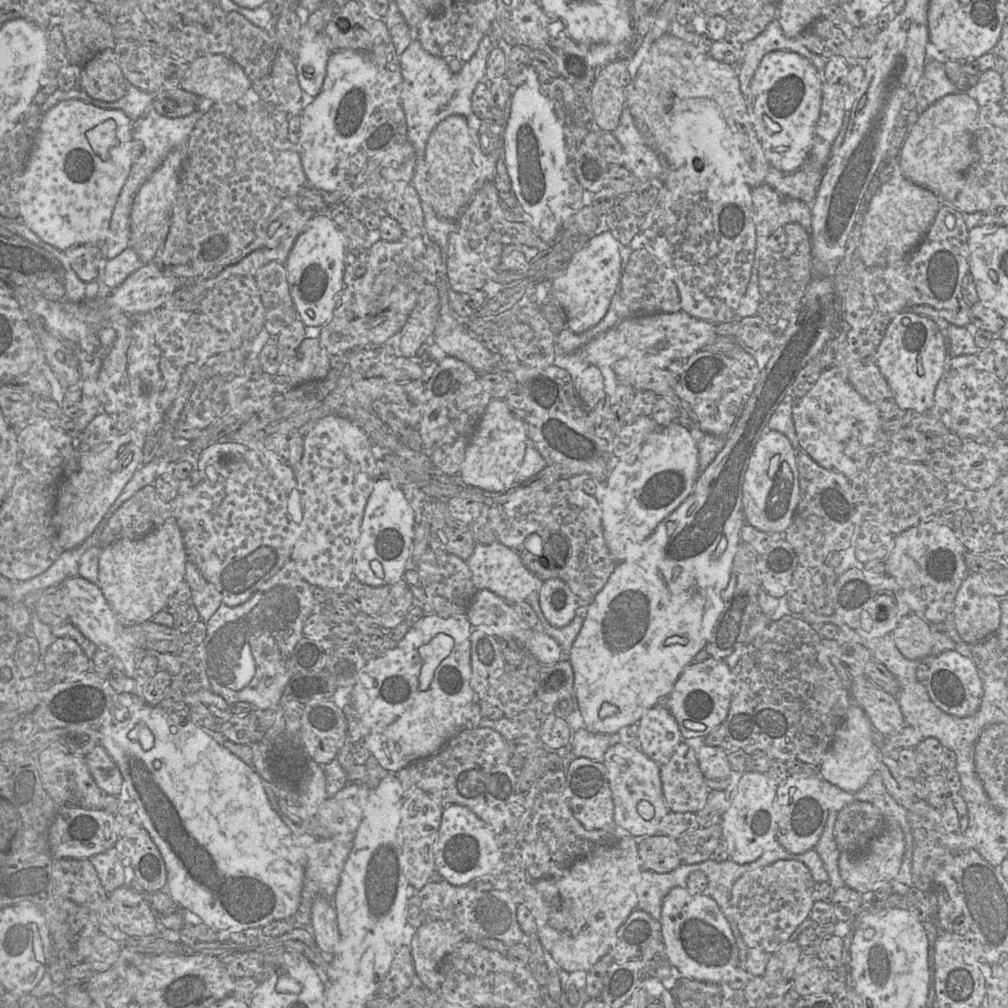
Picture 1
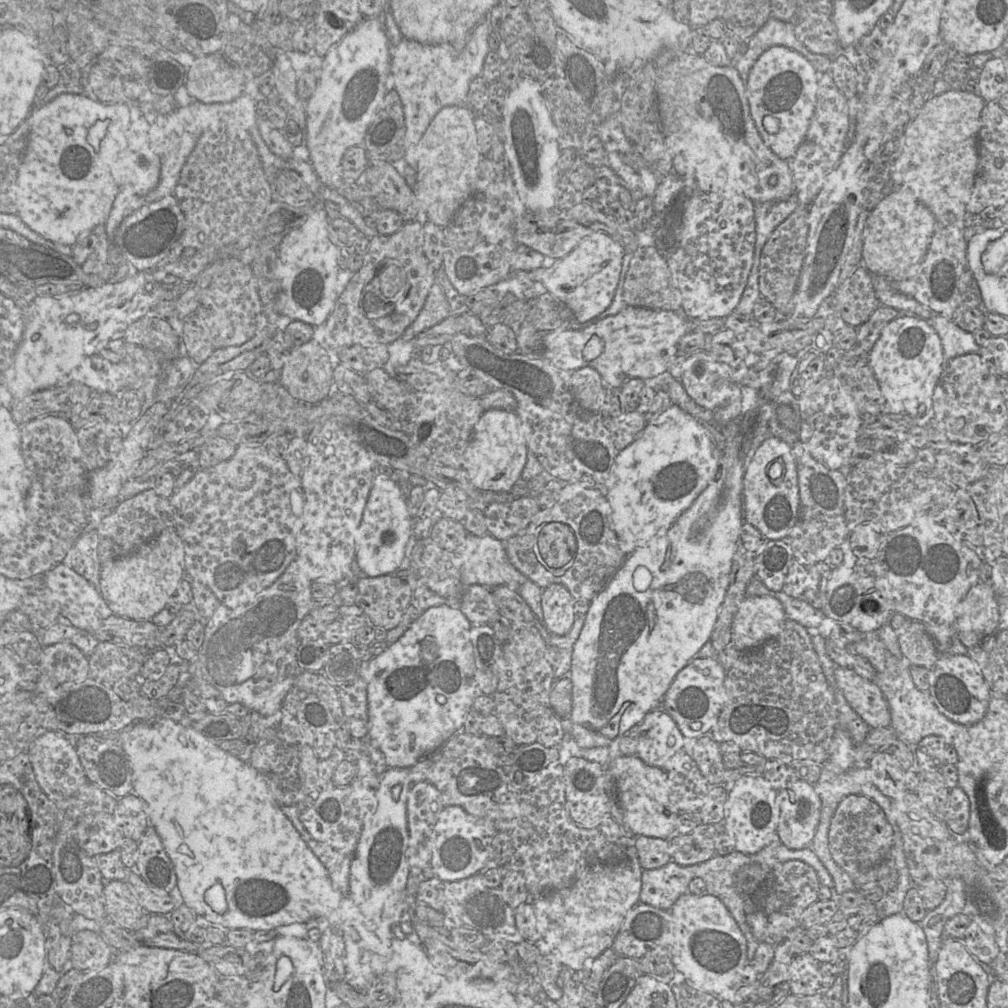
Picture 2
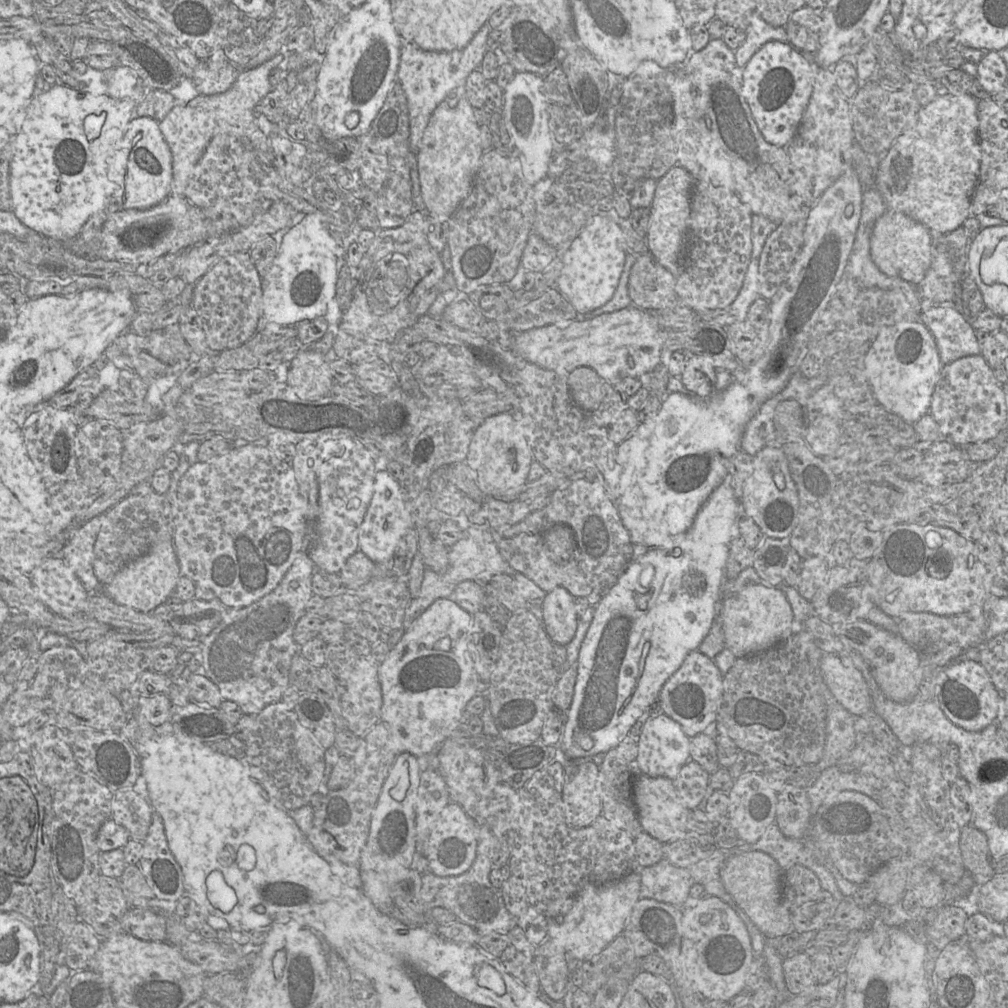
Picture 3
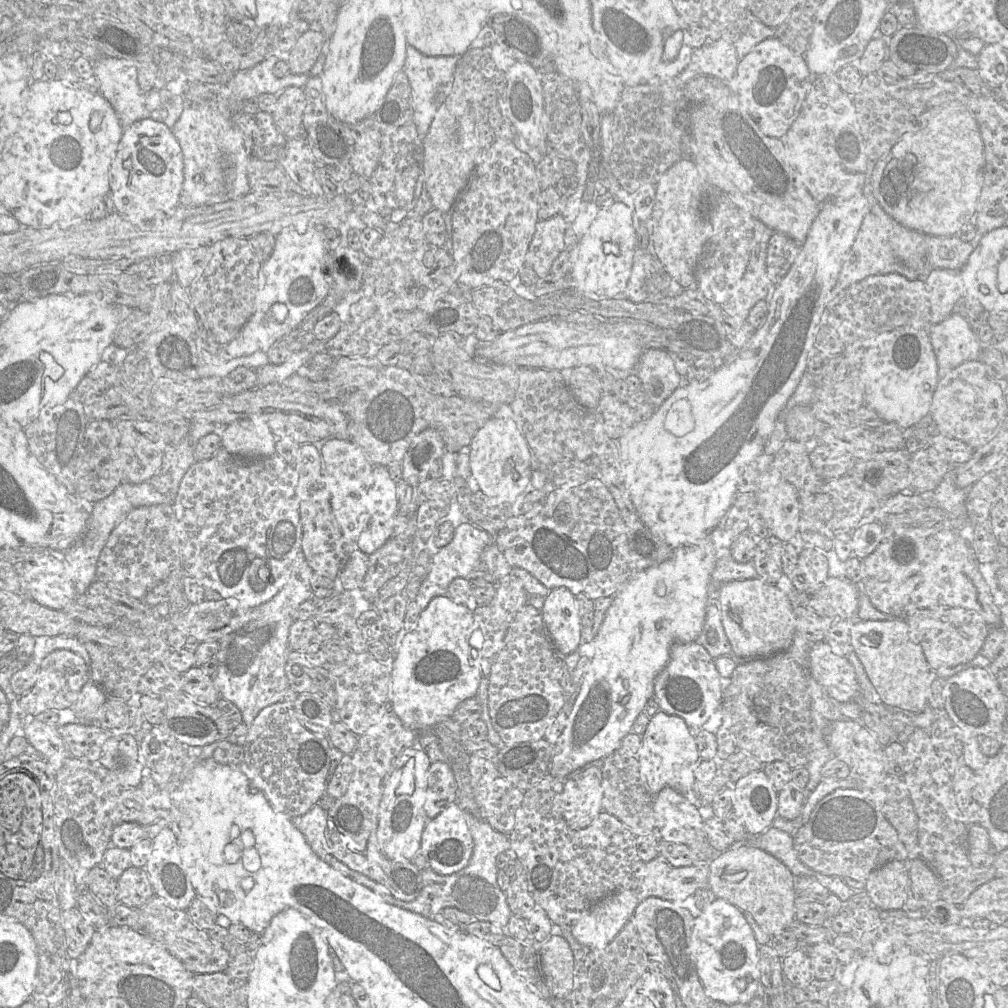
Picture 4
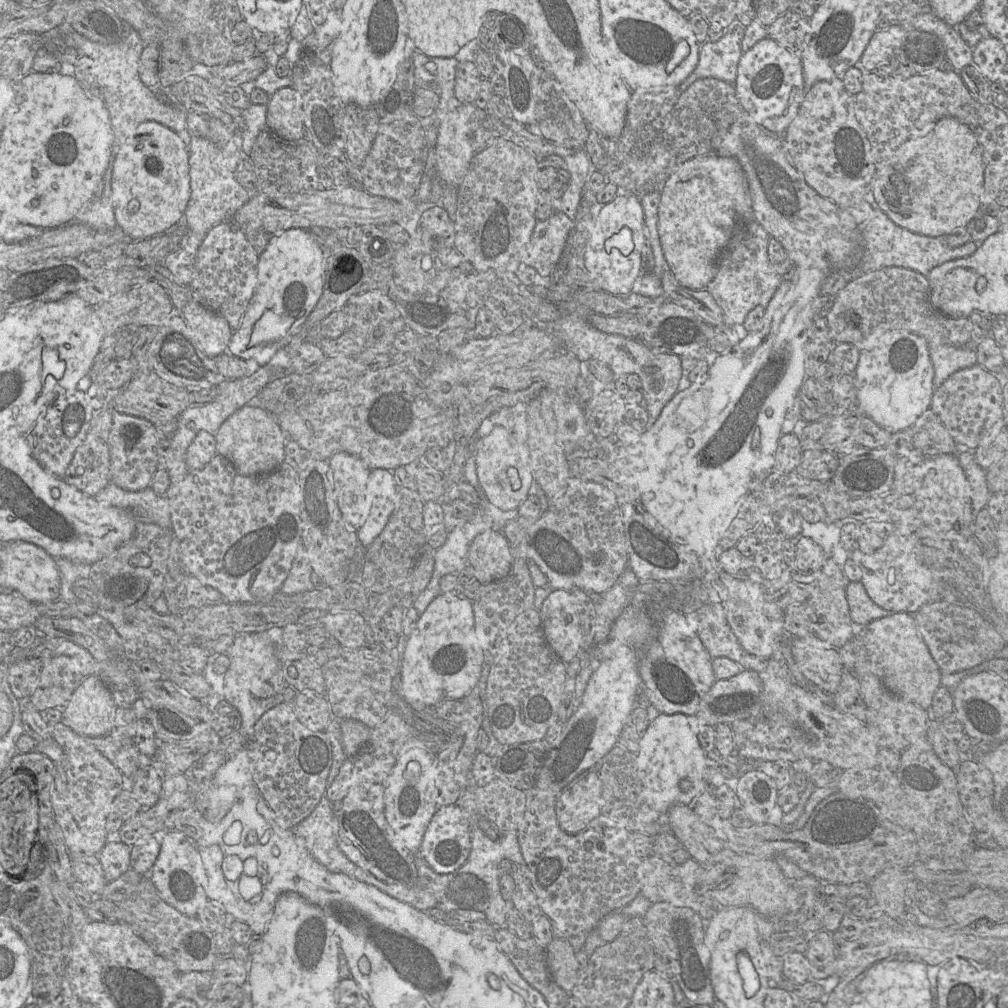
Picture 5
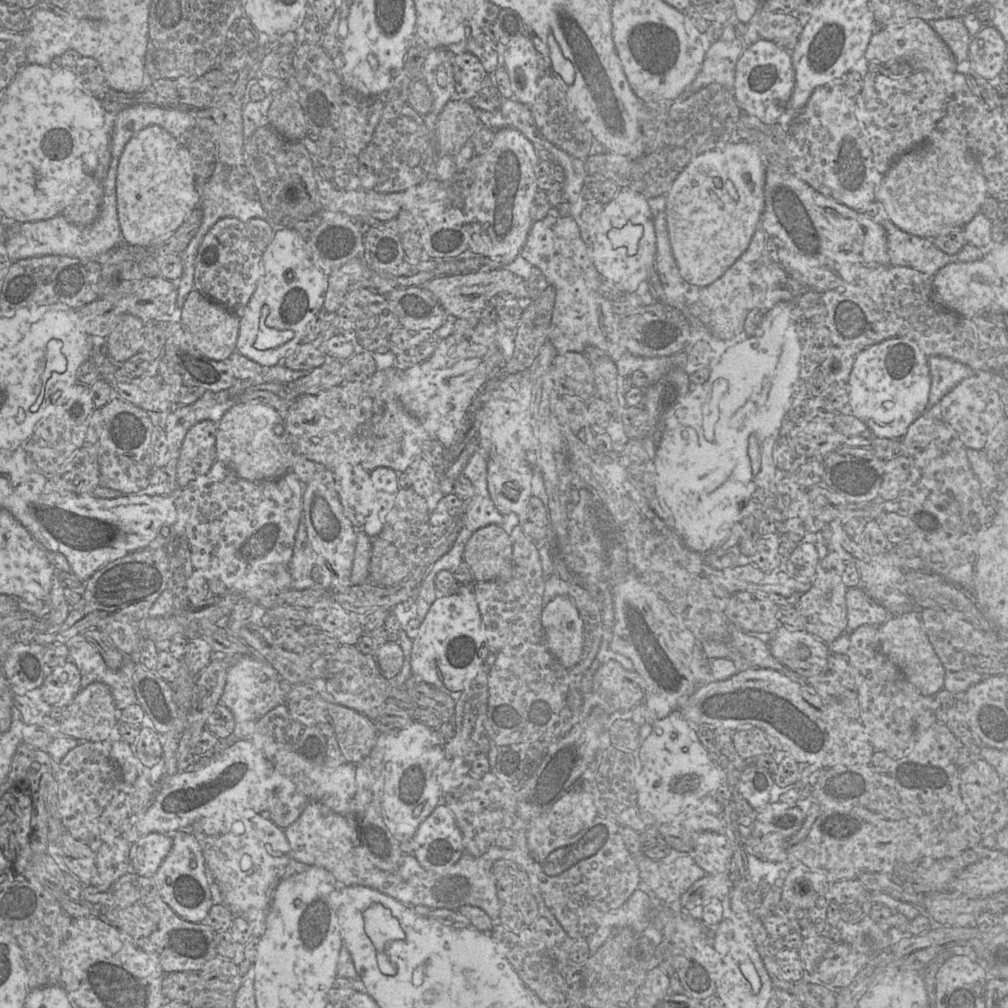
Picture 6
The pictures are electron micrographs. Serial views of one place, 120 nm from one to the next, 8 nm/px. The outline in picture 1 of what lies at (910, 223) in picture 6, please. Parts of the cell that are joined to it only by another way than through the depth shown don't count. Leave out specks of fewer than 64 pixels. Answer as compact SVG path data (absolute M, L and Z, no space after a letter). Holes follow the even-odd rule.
M964 92L945 95L929 105L904 139L899 156L901 174L935 192L942 202L954 202L964 174L975 160L973 139L979 109L977 101Z

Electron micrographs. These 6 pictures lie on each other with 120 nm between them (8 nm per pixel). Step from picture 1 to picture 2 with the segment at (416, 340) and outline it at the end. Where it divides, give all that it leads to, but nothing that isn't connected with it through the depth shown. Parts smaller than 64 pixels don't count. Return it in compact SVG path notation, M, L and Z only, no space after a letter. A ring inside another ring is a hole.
M435 282L417 318L405 330L401 338L404 341L413 341L419 333L439 324L449 316L448 300L439 283Z

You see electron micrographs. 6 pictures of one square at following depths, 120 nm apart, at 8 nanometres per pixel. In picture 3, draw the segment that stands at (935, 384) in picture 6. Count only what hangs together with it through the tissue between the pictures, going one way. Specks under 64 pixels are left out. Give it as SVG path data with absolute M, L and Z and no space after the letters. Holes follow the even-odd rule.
M922 301L920 320L935 338L943 366L959 358L981 353L976 331L968 319L951 305Z

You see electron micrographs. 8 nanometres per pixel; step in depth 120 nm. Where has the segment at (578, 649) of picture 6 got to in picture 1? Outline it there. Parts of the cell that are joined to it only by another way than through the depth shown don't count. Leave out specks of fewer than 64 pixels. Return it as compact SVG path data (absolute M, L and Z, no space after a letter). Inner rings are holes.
M550 578L543 581L538 595L541 611L551 625L564 627L576 616L578 597L562 579Z

